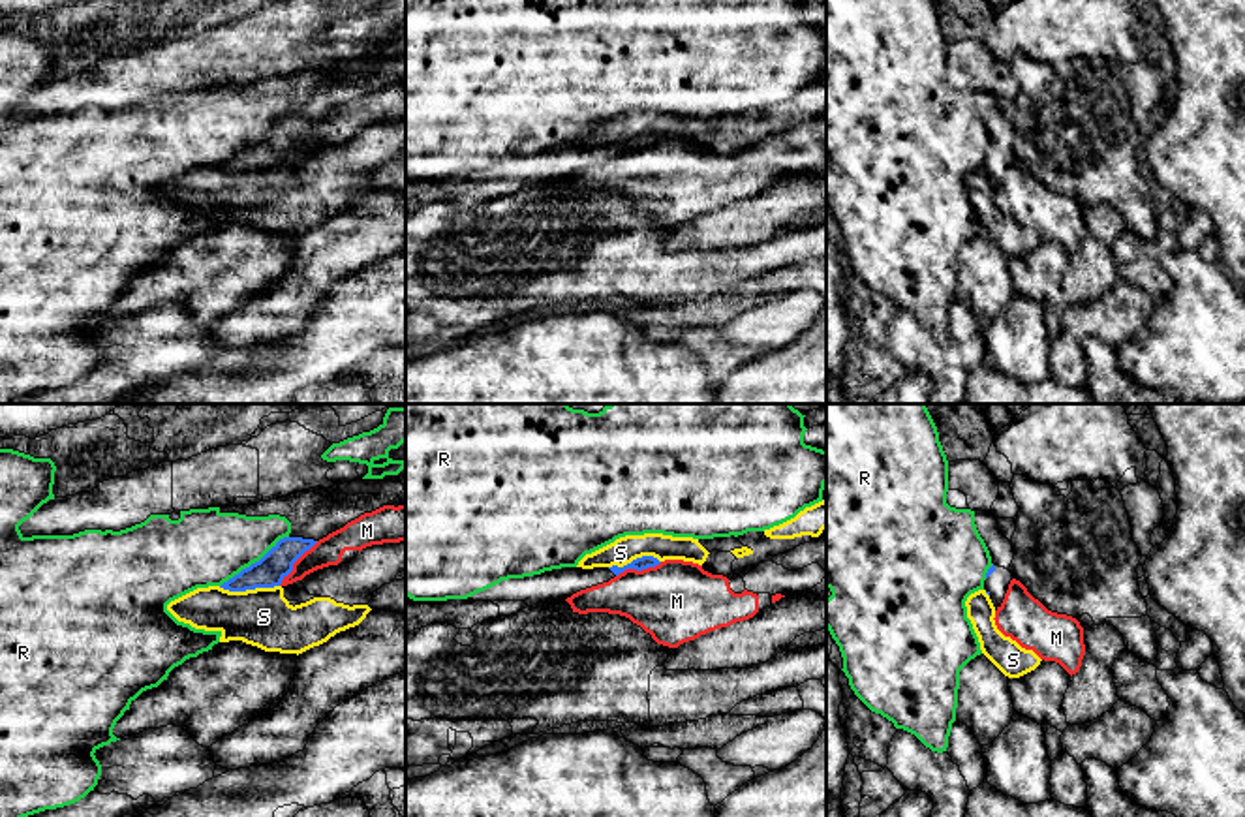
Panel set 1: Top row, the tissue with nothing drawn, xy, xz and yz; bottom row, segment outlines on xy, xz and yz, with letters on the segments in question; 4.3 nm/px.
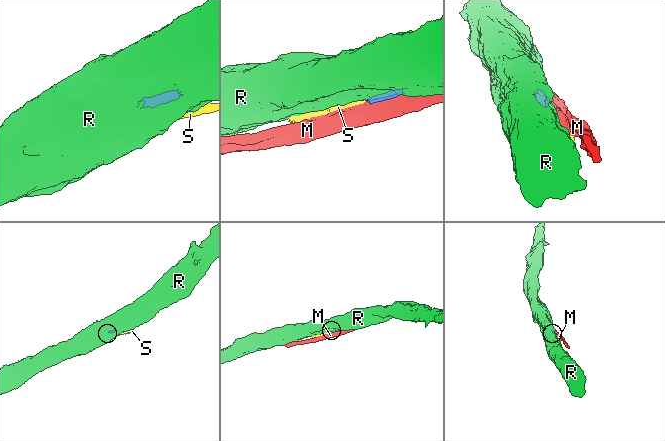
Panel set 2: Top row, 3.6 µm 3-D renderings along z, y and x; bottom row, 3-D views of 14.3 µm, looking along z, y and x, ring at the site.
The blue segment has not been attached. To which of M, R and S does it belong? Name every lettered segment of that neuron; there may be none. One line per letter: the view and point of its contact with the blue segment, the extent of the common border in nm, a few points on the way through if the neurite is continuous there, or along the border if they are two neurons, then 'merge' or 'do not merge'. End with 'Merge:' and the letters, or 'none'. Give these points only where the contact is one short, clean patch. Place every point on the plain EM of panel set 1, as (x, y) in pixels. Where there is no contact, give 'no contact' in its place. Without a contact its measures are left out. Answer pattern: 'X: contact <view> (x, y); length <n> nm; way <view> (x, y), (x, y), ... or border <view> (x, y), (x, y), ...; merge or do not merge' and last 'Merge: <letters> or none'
M: contact xy (295, 139); length 260 nm; do not merge
R: contact xy (256, 141); length 360 nm; do not merge
S: contact xy (248, 168); length 260 nm; border xy (278, 164), (248, 169), (224, 169), (218, 166); do not merge
Merge: none

